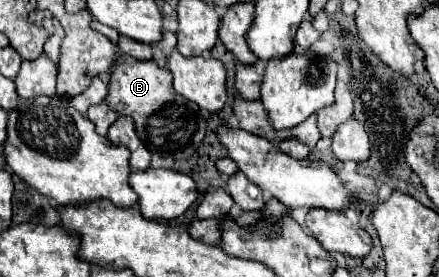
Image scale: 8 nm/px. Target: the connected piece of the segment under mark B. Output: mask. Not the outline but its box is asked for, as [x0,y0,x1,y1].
[106,55,200,159]

